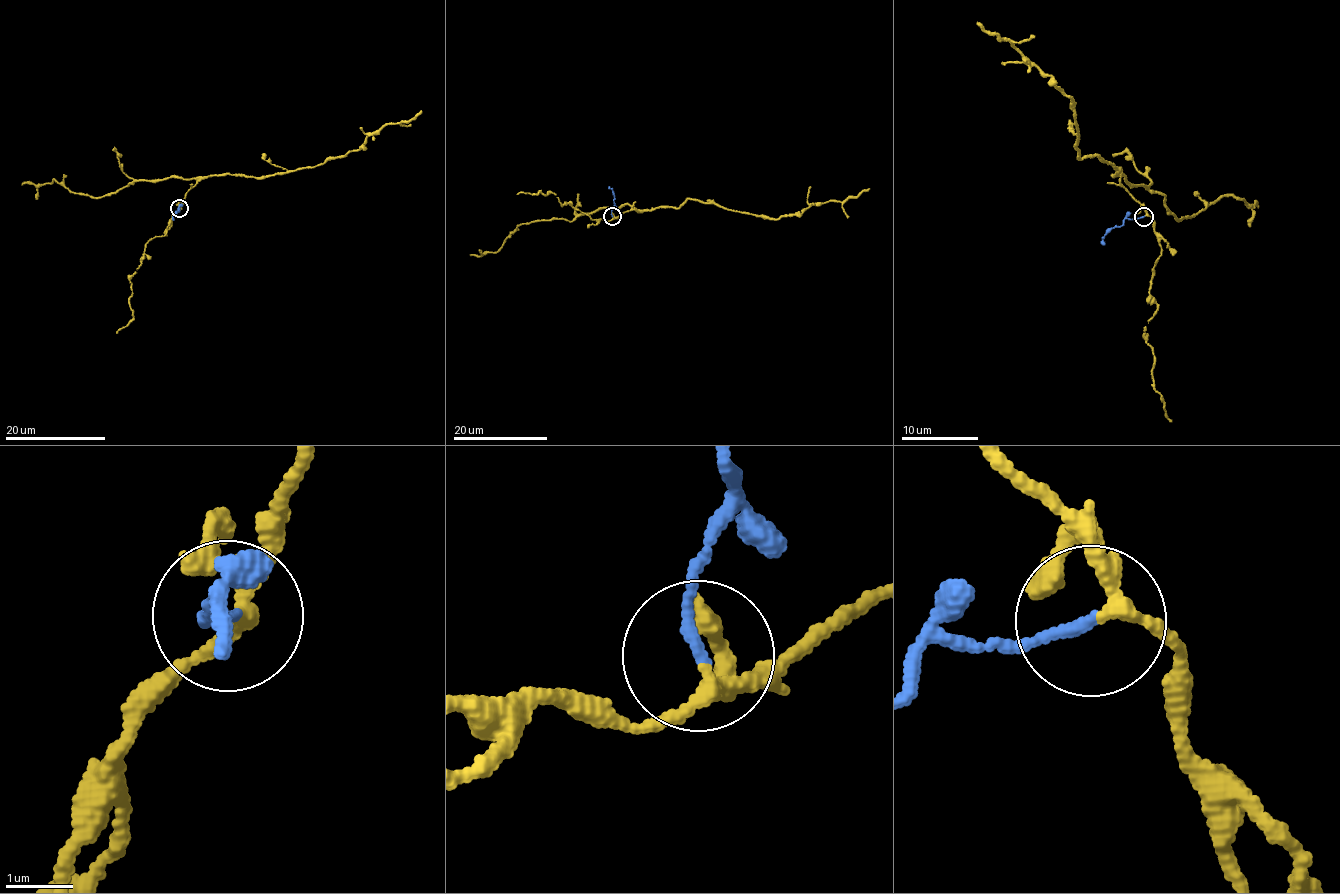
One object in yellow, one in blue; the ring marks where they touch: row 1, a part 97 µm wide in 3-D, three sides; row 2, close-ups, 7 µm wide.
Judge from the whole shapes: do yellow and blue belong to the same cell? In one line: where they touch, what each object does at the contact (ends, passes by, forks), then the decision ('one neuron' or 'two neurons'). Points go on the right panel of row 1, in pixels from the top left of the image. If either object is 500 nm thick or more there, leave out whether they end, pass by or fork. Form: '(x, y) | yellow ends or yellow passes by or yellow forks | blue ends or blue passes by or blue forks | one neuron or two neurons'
(1144, 216) | yellow forks | blue ends | one neuron

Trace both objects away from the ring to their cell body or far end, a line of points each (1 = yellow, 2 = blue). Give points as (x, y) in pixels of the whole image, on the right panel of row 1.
1: (1144, 217), (1145, 209), (1109, 164), (1095, 155), (1076, 157), (1072, 100), (1009, 39), (977, 24)
2: (1144, 217), (1127, 219), (1120, 226), (1113, 227), (1102, 245)

